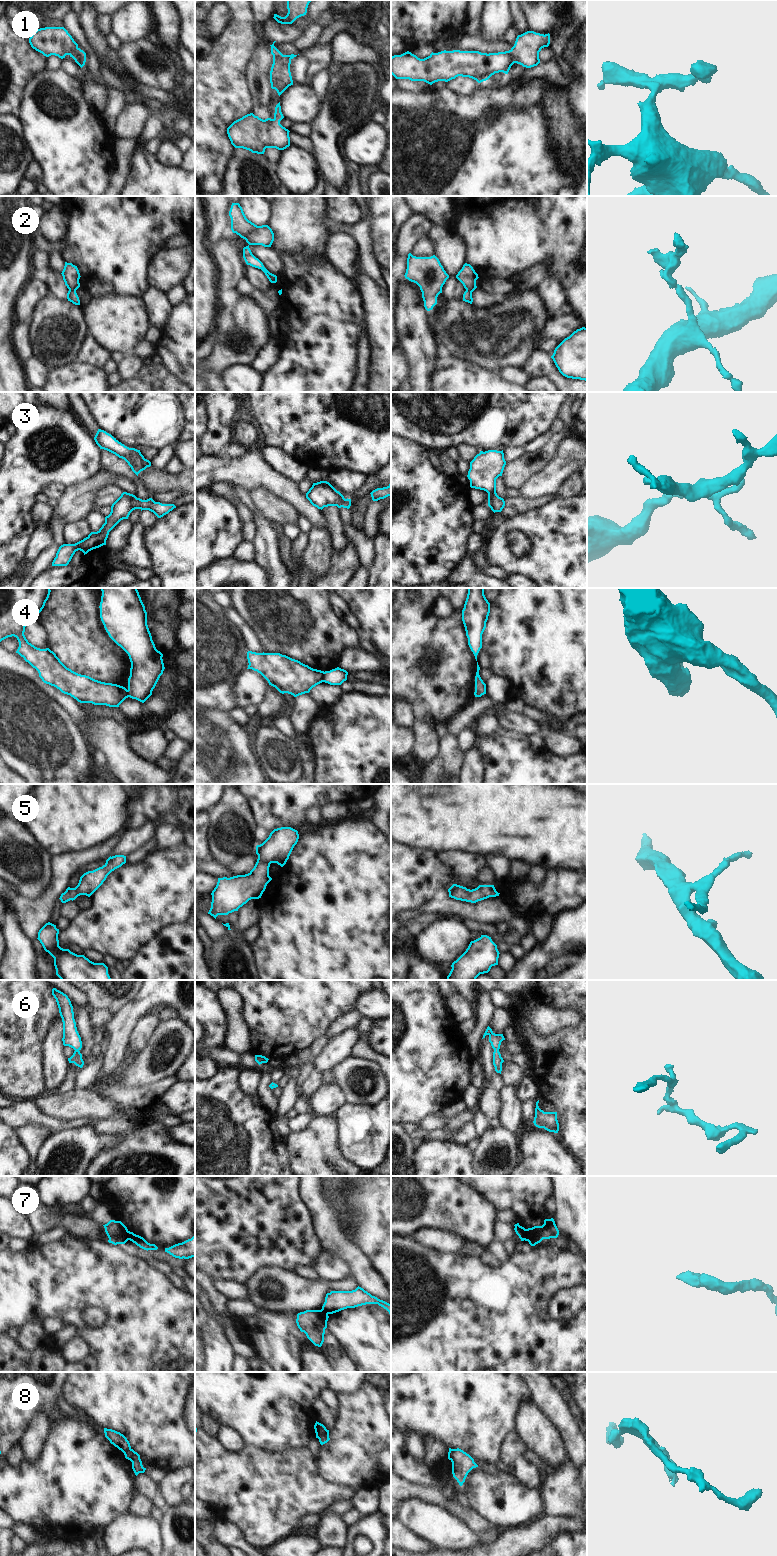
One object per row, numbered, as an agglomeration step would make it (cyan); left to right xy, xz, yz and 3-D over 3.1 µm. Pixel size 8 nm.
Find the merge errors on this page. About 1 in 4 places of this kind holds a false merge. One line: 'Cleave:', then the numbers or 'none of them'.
Cleave: 2, 4, 7, 8

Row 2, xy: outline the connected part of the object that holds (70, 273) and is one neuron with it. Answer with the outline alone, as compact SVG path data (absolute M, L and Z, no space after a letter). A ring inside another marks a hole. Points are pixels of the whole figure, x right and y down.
M65 262L65 266L61 274L65 285L69 290L76 291L80 287L79 279L81 276L77 266L72 263Z

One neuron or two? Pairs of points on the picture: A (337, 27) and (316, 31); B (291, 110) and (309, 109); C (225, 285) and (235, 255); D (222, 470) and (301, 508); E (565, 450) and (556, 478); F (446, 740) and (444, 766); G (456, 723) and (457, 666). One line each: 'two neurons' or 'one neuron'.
A: two neurons
B: one neuron
C: one neuron
D: one neuron
E: one neuron
F: one neuron
G: two neurons

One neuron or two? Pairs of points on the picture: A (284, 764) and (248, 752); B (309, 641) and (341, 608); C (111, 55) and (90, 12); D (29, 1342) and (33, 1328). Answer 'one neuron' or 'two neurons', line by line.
A: two neurons
B: two neurons
C: one neuron
D: one neuron

